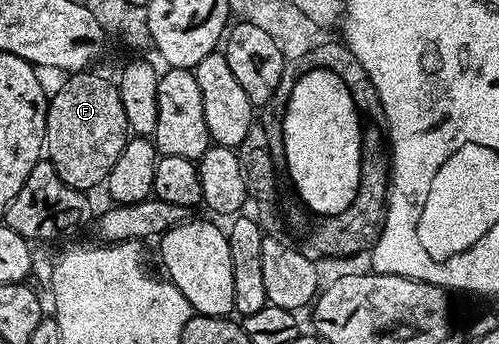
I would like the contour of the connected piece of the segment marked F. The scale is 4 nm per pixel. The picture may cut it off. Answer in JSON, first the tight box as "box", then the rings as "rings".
{"box":[44,72,130,191],"rings":[[[73,72],[62,89],[51,94],[44,132],[47,160],[51,161],[54,171],[58,171],[62,183],[81,191],[92,191],[95,185],[103,186],[107,182],[110,167],[114,167],[118,155],[122,155],[122,147],[126,147],[130,136],[119,88],[113,82],[111,85],[106,78],[92,72]]]}

